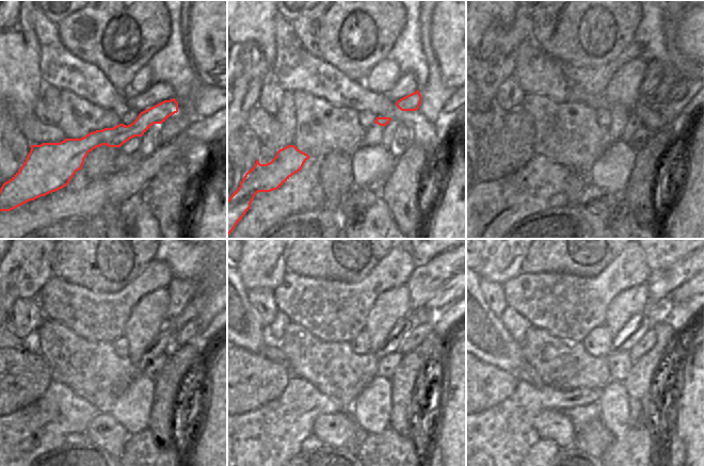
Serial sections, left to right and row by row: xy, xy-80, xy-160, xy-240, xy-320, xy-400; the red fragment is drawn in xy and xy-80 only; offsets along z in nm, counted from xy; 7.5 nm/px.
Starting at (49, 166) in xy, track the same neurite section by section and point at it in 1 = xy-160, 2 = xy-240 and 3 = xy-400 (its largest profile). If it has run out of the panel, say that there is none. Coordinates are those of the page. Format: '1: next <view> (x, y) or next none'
1: next xy-160 (655, 98)
2: next xy-240 (196, 304)
3: next xy-400 (683, 293)

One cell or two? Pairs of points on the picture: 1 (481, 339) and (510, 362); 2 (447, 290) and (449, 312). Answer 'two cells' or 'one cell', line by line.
1: one cell
2: two cells

